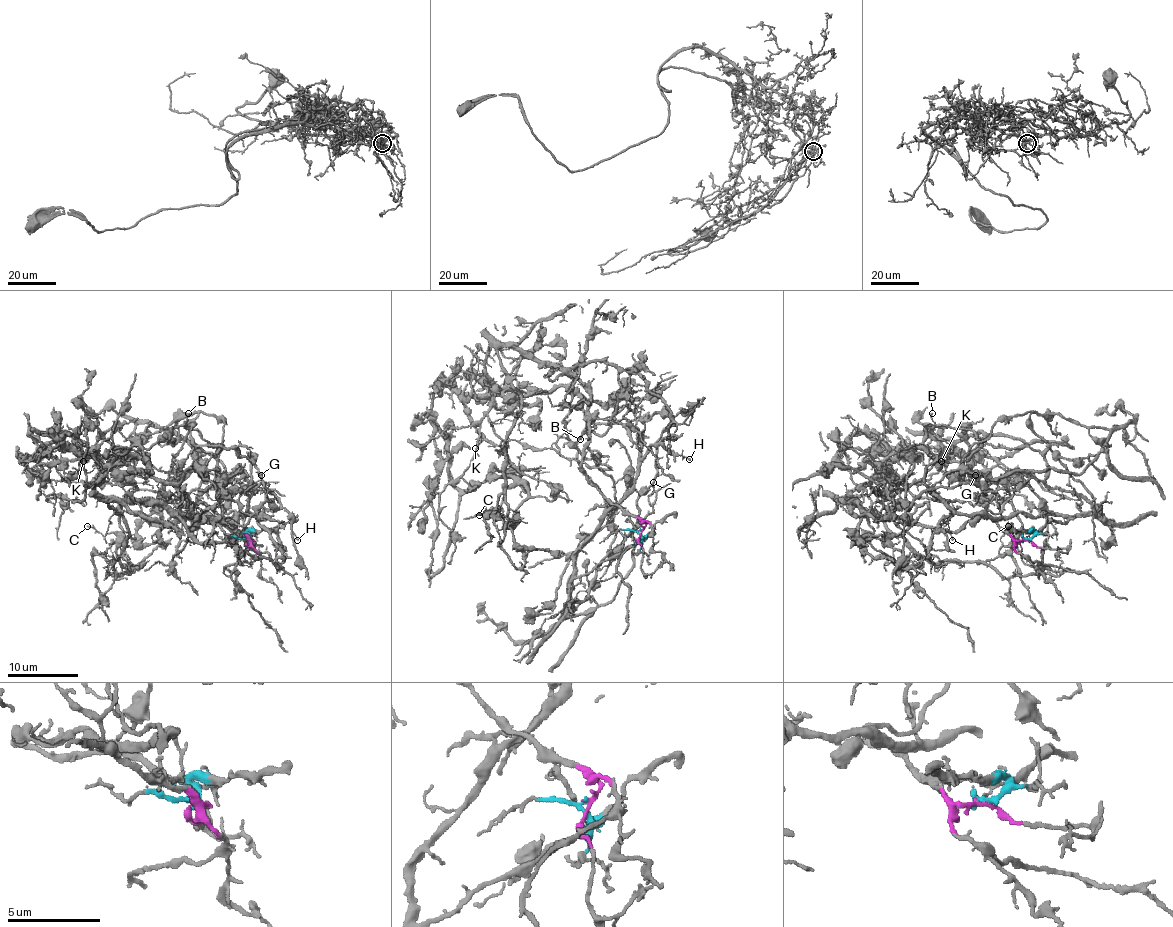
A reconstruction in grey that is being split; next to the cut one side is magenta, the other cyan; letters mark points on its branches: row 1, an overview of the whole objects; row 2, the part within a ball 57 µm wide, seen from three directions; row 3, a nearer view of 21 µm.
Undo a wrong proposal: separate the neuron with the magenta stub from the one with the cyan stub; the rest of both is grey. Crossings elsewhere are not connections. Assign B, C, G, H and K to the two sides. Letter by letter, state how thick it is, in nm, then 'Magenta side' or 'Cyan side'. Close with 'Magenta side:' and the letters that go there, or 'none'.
B: Thickness 160 nm. Cyan side
C: Thickness 90 nm. Magenta side
G: Thickness 140 nm. Cyan side
H: Thickness 120 nm. Cyan side
K: Thickness 90 nm. Magenta side
Magenta side: C, K

